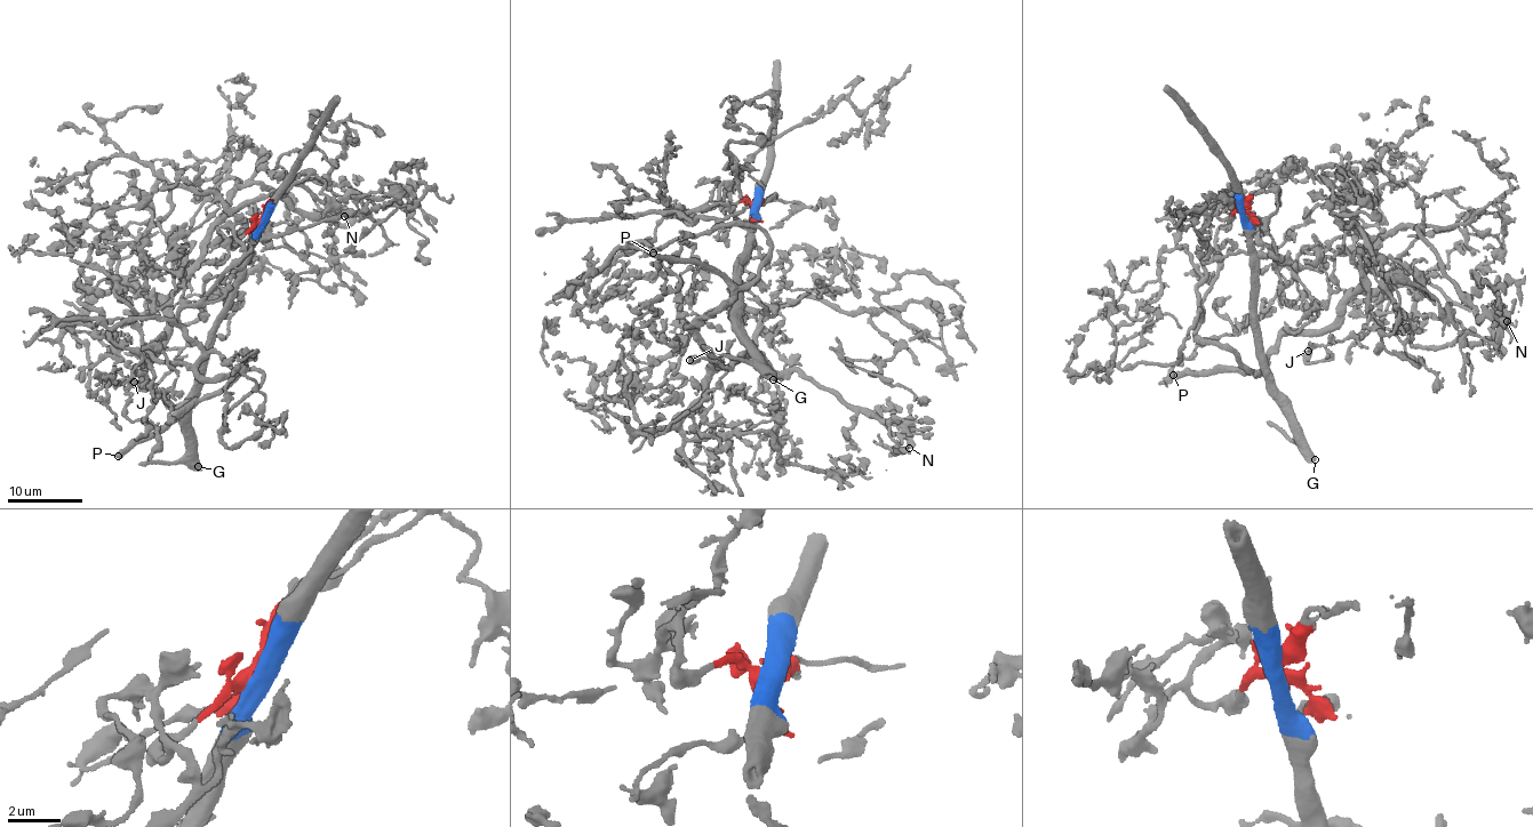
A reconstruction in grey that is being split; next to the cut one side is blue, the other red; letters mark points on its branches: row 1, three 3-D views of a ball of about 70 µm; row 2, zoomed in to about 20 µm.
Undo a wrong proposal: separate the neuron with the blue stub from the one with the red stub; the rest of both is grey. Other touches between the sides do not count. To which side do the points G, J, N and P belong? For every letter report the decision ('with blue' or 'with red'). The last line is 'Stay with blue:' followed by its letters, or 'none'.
G: with blue
J: with red
N: with red
P: with red
Stay with blue: G

